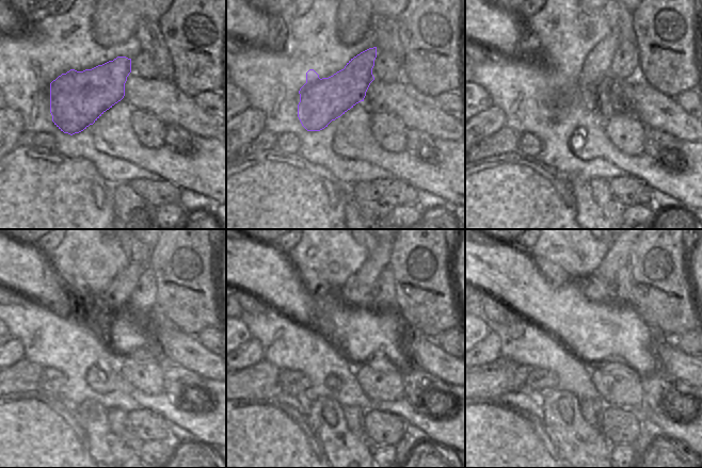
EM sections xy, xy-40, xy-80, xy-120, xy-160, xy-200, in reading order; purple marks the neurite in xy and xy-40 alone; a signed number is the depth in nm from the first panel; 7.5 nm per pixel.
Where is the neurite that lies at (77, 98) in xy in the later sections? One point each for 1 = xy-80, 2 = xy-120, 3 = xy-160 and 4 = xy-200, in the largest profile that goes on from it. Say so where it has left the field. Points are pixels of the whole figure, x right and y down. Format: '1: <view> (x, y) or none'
1: xy-80 (594, 77)
2: xy-120 (117, 304)
3: xy-160 (364, 279)
4: xy-200 (619, 253)

